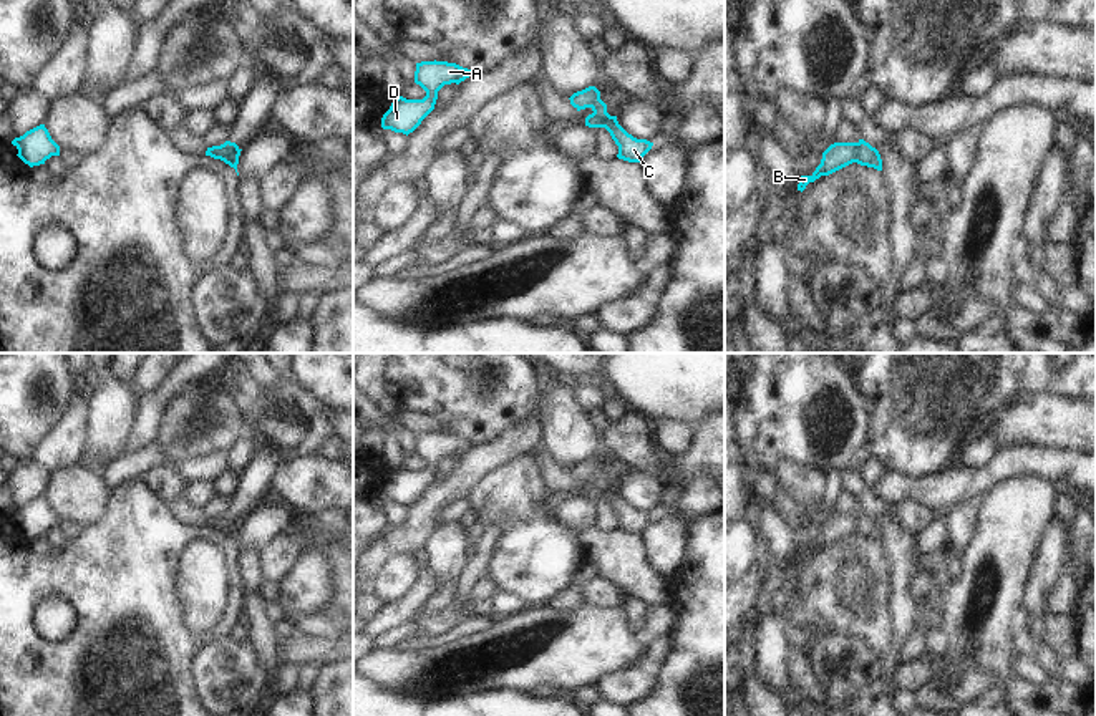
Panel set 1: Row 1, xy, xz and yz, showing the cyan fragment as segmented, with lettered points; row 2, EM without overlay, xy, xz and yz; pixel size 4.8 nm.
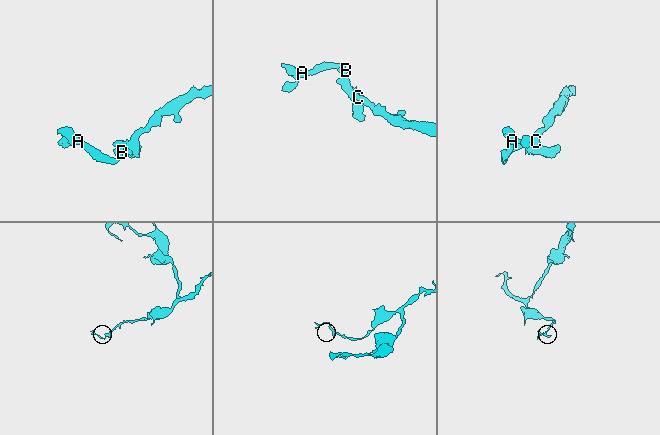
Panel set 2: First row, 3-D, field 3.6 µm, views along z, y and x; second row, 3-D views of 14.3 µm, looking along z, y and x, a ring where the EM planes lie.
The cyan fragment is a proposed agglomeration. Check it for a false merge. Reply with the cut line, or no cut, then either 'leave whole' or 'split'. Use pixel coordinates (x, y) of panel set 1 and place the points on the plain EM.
cut in yz along (858, 514), (854, 532); split

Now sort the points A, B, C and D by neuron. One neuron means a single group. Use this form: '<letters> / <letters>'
A B D / C

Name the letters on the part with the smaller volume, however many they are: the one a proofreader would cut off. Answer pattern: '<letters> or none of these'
A, B, D

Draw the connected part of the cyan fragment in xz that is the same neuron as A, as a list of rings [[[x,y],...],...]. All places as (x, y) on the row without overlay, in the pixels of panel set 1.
[[[448,433],[416,434],[415,454],[419,456],[426,467],[423,471],[406,471],[398,467],[381,489],[381,499],[395,504],[410,506],[434,481],[438,462],[444,456],[459,456],[473,448],[471,441]]]

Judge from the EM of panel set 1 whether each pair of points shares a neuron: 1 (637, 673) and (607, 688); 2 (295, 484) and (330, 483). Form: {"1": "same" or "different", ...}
{"1": "same", "2": "same"}

